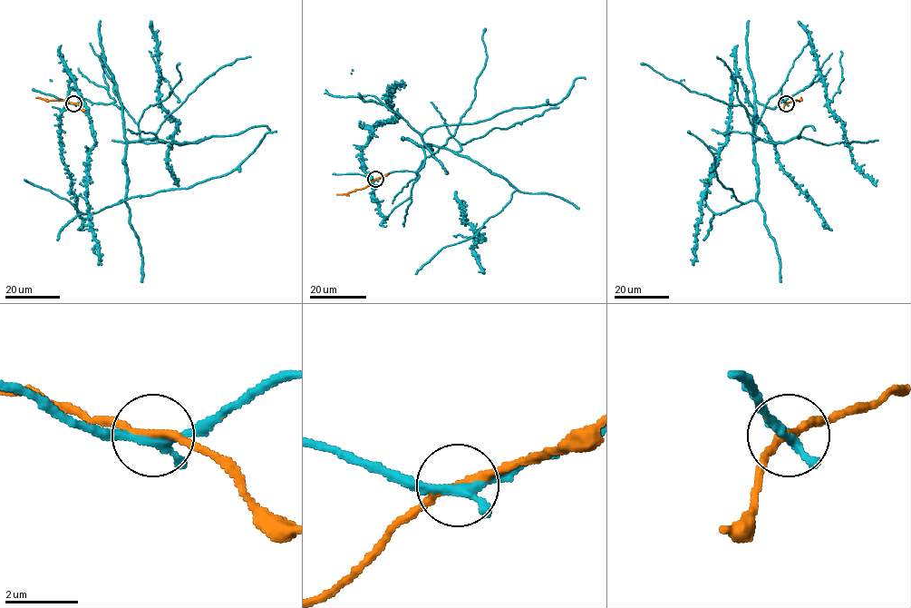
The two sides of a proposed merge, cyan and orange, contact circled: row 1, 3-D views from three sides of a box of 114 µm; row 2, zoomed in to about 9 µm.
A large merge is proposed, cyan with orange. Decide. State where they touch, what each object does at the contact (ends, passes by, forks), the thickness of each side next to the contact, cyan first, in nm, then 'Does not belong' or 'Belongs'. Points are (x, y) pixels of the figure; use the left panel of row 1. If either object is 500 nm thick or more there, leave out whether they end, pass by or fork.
Place: (73, 103). At the ring cyan forks. At the ring orange passes by. Thickness 220 nm (cyan) against 190 nm. Belongs

